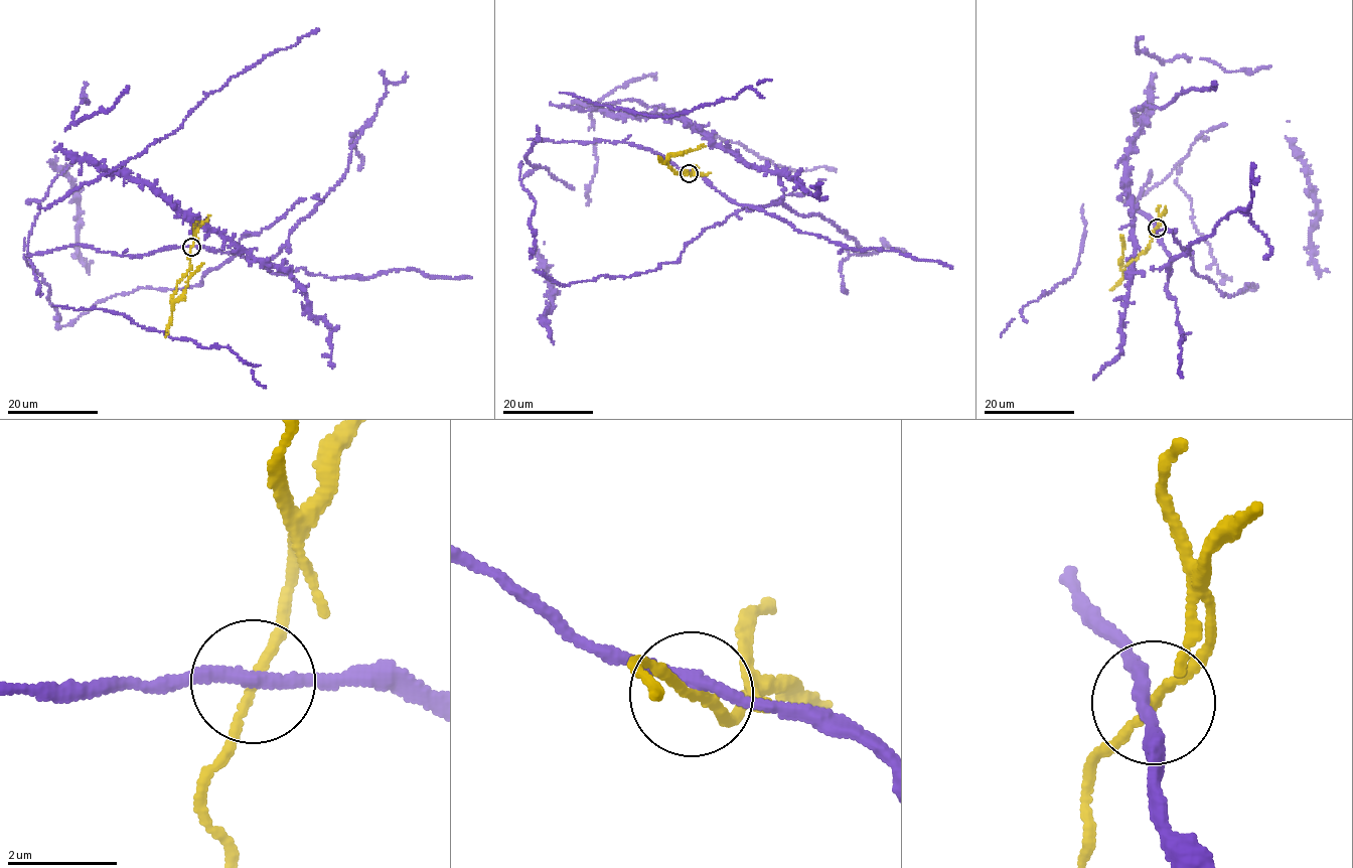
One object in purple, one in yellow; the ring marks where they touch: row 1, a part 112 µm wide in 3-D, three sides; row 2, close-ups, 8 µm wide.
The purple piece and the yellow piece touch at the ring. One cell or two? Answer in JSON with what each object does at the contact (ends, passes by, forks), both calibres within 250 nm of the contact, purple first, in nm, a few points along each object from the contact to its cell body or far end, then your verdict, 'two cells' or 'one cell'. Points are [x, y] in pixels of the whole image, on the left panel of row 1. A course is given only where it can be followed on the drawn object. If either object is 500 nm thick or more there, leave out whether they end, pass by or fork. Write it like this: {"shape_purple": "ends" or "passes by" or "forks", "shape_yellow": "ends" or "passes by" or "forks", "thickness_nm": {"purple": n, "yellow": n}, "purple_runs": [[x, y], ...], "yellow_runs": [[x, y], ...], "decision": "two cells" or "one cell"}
{"shape_purple": "passes by", "shape_yellow": "passes by", "thickness_nm": {"purple": 240, "yellow": 140}, "purple_runs": [[191, 247], [267, 263], [290, 251], [270, 266], [148, 184], [80, 162], [93, 182], [319, 29]], "yellow_runs": [[191, 246], [187, 254], [188, 270], [173, 293], [171, 308], [183, 293], [187, 280], [203, 263]], "decision": "two cells"}

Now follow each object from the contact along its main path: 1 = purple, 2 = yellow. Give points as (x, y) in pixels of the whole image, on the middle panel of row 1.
1: (689, 172), (740, 205), (782, 200), (780, 176), (686, 121), (595, 108), (659, 106), (781, 167), (837, 171)
2: (689, 173), (684, 170), (685, 173), (678, 173), (665, 159), (669, 155), (681, 154), (705, 145)

